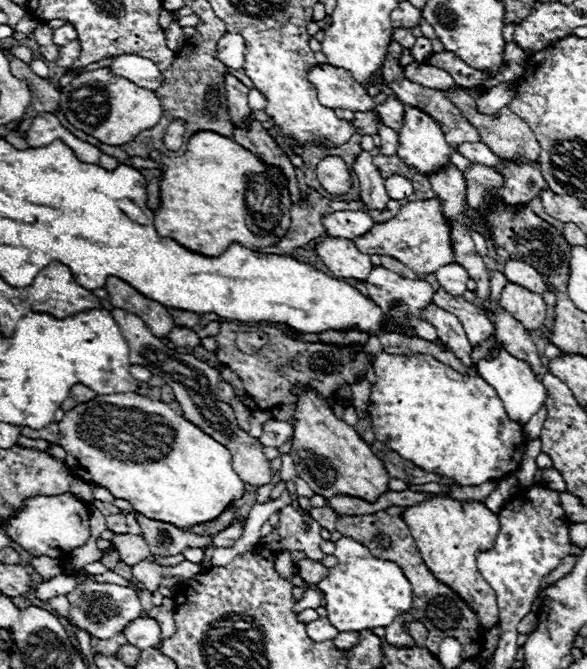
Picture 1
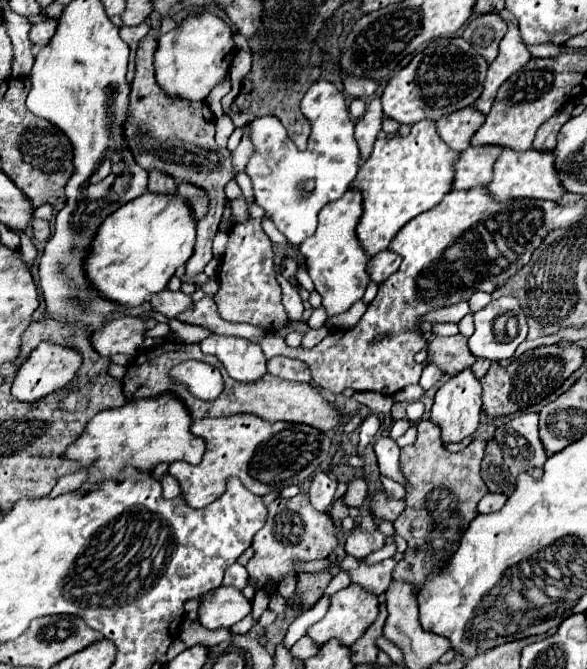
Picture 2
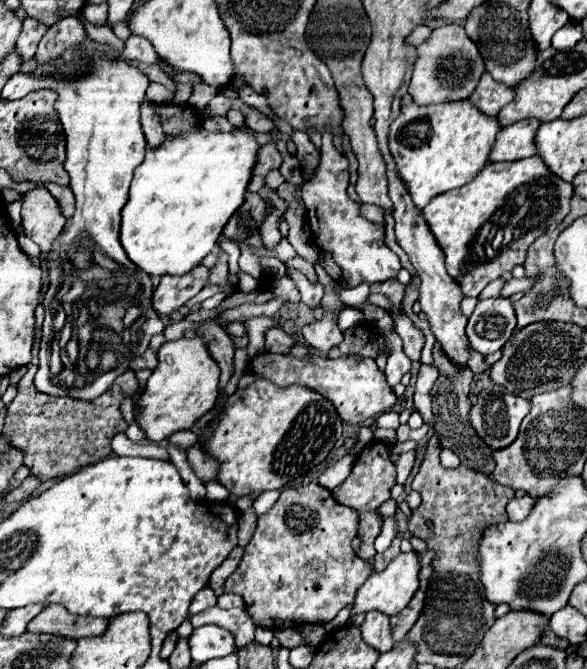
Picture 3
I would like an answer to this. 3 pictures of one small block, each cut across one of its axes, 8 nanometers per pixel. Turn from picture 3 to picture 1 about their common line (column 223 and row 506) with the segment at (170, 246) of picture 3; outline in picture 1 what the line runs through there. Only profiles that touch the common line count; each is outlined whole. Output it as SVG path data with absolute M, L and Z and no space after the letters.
M126 392L126 394L108 394L108 396L96 396L92 402L86 402L86 404L80 404L76 408L72 408L70 412L64 414L64 418L58 422L58 428L62 432L62 448L66 450L68 458L76 458L78 464L82 468L72 468L78 478L82 478L86 484L100 484L104 488L108 488L112 492L114 498L122 498L122 500L128 500L132 504L132 508L136 512L140 512L142 516L146 518L152 518L152 520L158 520L158 522L168 522L168 524L174 524L174 526L180 526L180 528L192 528L196 524L206 524L214 518L218 518L232 502L240 500L244 496L244 482L238 478L238 474L234 472L232 468L232 456L228 452L228 448L224 448L222 444L218 444L214 438L210 438L208 434L204 434L196 424L188 422L184 416L176 414L166 402L162 400L150 400L146 396L140 396L140 394L134 394L134 392Z

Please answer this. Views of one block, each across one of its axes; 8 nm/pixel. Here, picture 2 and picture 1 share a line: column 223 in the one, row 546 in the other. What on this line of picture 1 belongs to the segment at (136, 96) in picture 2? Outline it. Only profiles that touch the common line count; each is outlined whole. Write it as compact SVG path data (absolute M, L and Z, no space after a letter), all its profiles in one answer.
M140 516L138 524L152 556L176 556L182 554L186 548L206 550L212 546L212 538L200 538L166 522L156 522Z

